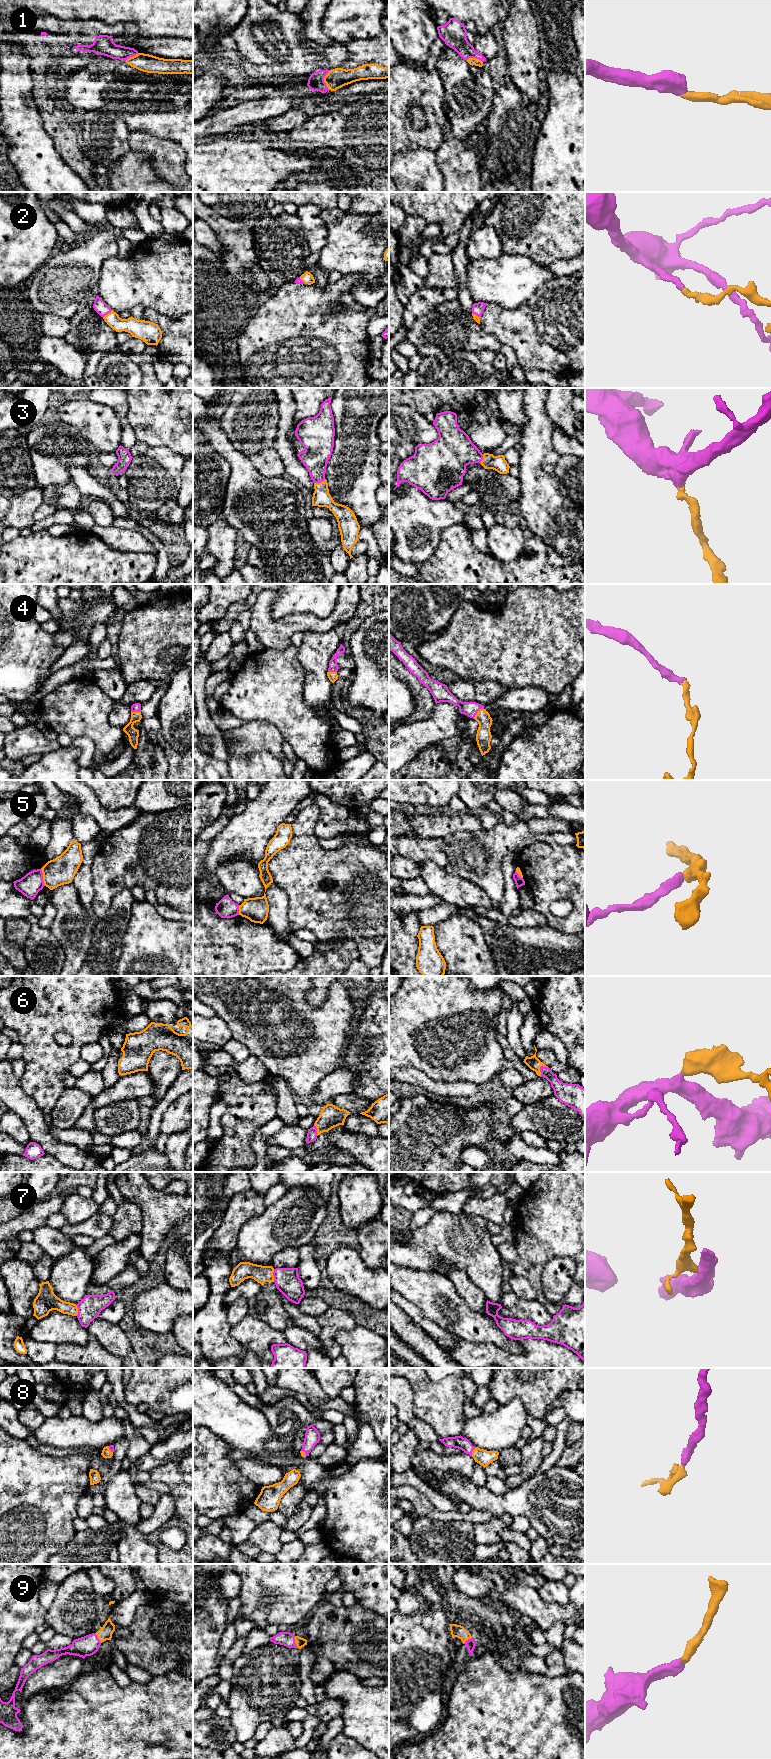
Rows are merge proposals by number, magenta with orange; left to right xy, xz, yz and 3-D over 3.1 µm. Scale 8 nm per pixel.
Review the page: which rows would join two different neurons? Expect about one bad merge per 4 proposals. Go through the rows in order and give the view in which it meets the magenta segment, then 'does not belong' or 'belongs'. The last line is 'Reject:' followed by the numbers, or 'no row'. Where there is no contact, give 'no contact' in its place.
1: meets magenta in xz; belongs
2: meets magenta in xy; belongs
3: meets magenta in xz; belongs
4: meets magenta in yz; belongs
5: meets magenta in xy; does not belong
6: meets magenta in yz; belongs
7: meets magenta in xz; does not belong
8: meets magenta in yz; belongs
9: meets magenta in xz; belongs
Reject: 5, 7

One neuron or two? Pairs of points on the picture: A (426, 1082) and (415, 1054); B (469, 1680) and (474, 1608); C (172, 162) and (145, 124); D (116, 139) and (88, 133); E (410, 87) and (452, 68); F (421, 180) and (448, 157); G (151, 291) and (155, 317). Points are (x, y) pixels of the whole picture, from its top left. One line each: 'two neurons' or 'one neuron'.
A: two neurons
B: two neurons
C: two neurons
D: one neuron
E: two neurons
F: two neurons
G: two neurons

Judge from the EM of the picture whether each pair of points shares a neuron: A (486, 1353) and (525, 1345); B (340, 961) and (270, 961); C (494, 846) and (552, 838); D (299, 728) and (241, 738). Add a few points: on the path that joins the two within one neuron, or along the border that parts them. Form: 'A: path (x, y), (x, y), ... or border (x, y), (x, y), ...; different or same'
A: path (497, 1356), (520, 1356); same
B: border (301, 957), (294, 965); different
C: path (508, 838), (538, 838); same
D: border (258, 721), (272, 723), (284, 740); different

